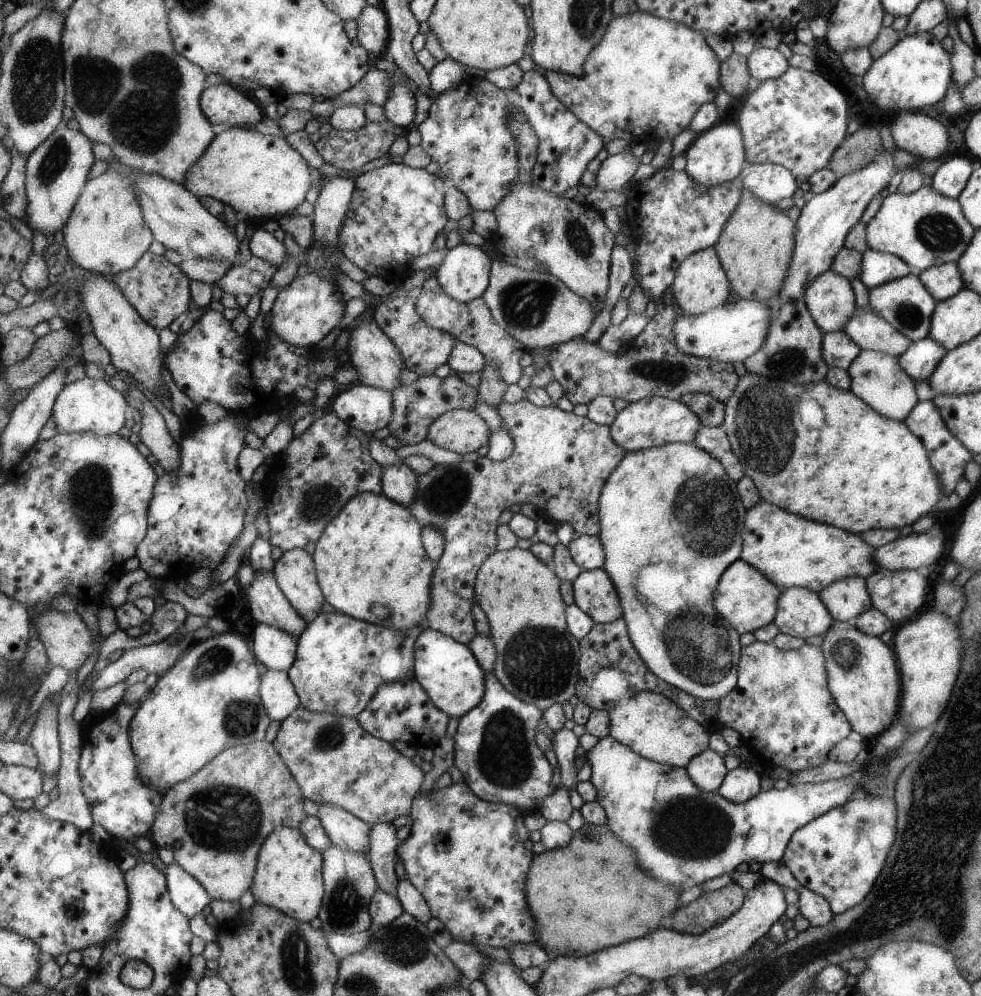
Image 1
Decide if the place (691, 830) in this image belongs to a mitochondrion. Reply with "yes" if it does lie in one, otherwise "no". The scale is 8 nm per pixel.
yes

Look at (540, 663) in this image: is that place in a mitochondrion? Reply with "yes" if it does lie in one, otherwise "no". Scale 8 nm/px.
yes

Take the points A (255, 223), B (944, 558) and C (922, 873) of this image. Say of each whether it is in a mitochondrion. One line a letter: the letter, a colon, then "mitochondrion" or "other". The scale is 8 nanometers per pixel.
A: other
B: other
C: mitochondrion

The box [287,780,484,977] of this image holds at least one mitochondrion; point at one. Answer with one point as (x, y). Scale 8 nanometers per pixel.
(406, 945)

